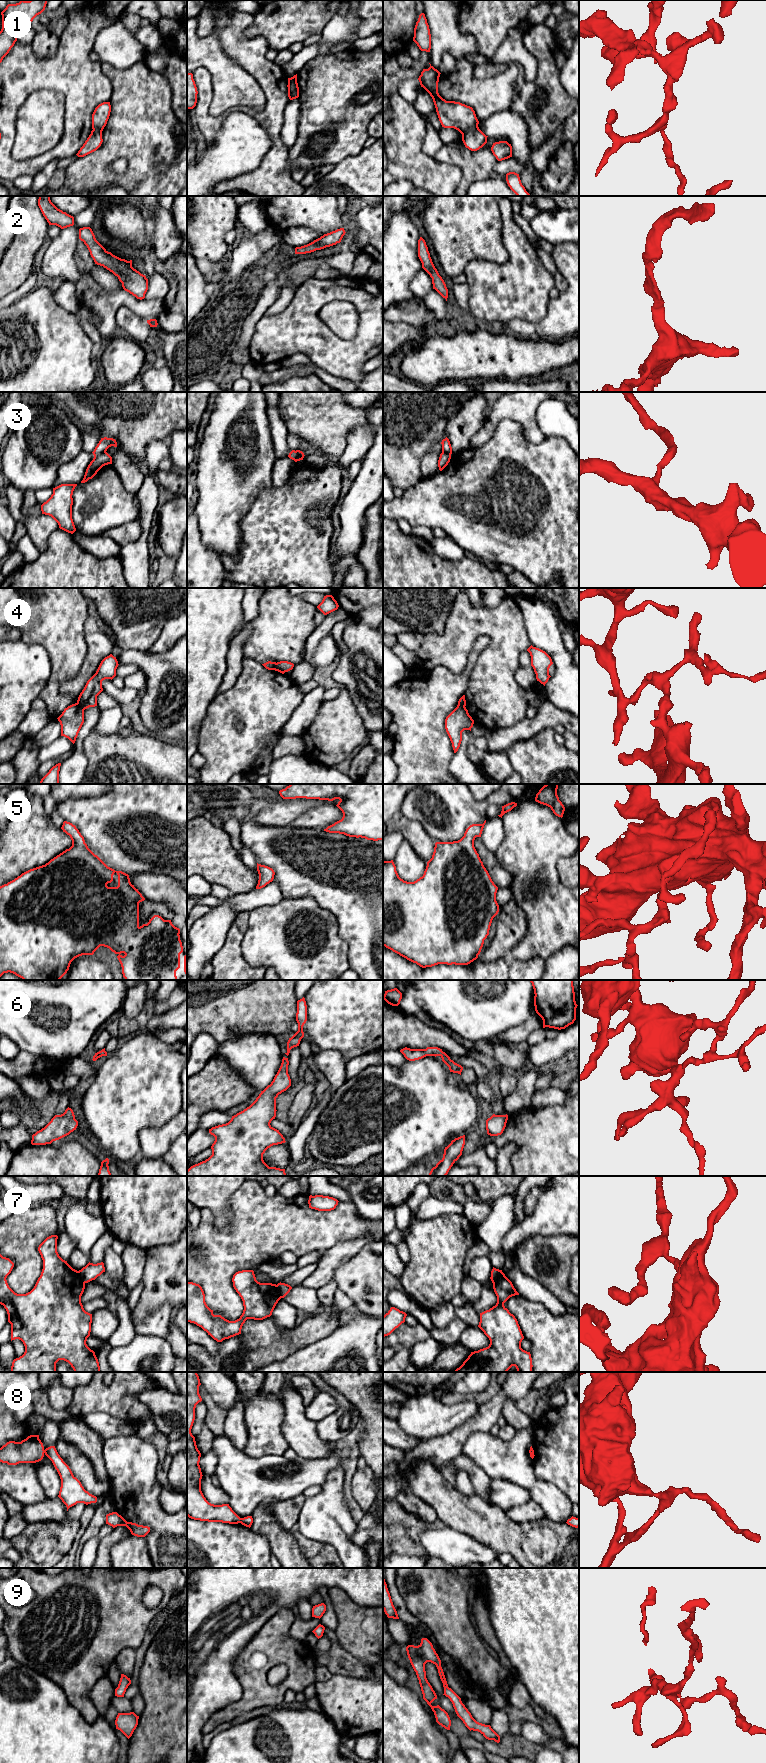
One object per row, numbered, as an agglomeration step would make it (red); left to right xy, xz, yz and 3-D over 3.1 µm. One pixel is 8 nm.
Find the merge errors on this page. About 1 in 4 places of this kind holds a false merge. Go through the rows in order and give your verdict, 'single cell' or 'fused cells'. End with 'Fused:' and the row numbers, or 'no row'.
1: fused cells
2: single cell
3: fused cells
4: fused cells
5: single cell
6: single cell
7: fused cells
8: fused cells
9: single cell
Fused: 1, 3, 4, 7, 8

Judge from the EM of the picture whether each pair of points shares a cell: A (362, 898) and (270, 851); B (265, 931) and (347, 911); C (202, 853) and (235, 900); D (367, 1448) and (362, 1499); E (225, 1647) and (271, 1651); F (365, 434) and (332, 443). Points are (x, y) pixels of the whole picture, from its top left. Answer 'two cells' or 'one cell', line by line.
A: one cell
B: two cells
C: two cells
D: two cells
E: two cells
F: two cells

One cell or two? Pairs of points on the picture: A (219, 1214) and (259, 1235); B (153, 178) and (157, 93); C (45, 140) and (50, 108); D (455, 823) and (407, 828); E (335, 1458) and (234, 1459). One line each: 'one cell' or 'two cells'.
A: two cells
B: one cell
C: one cell
D: two cells
E: one cell

